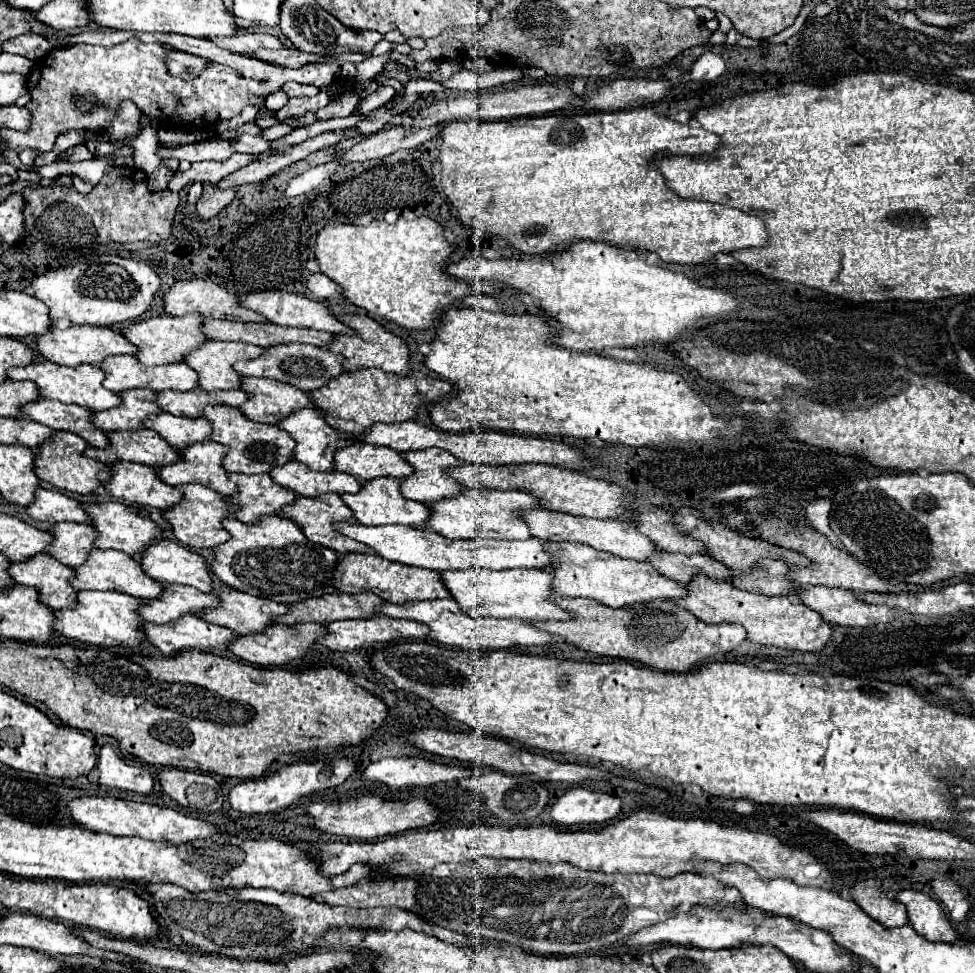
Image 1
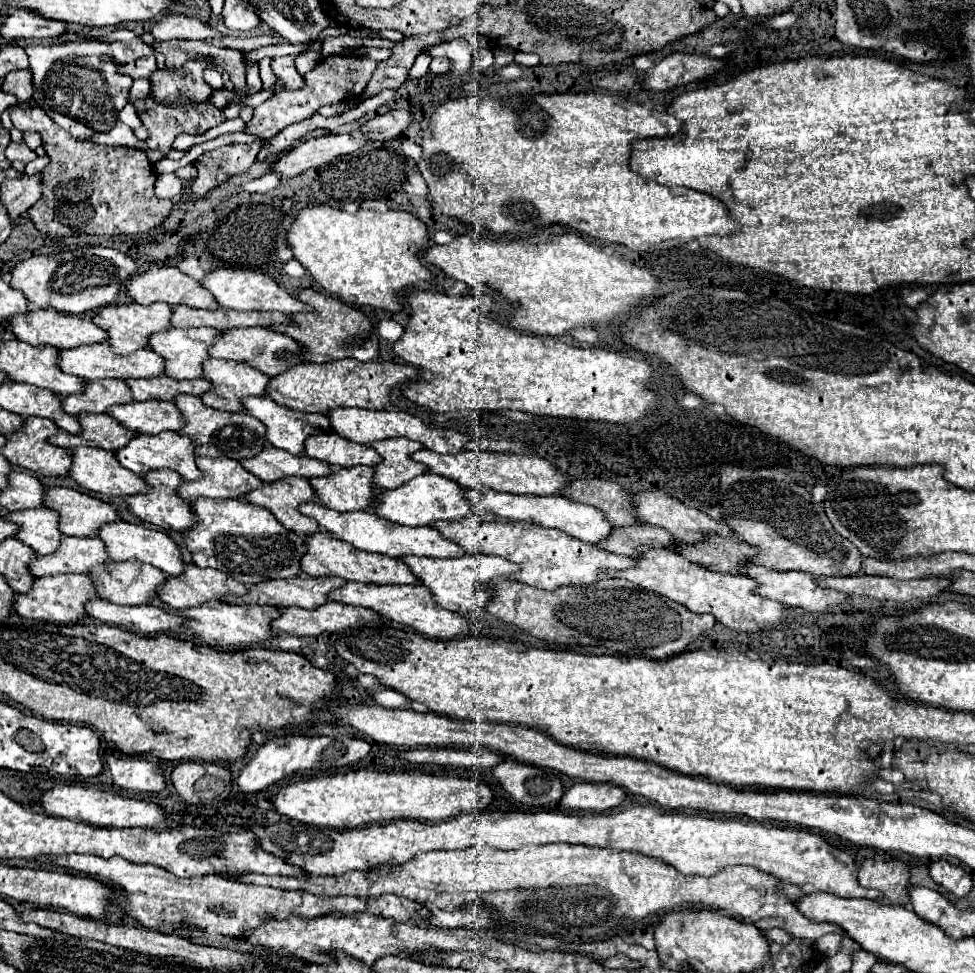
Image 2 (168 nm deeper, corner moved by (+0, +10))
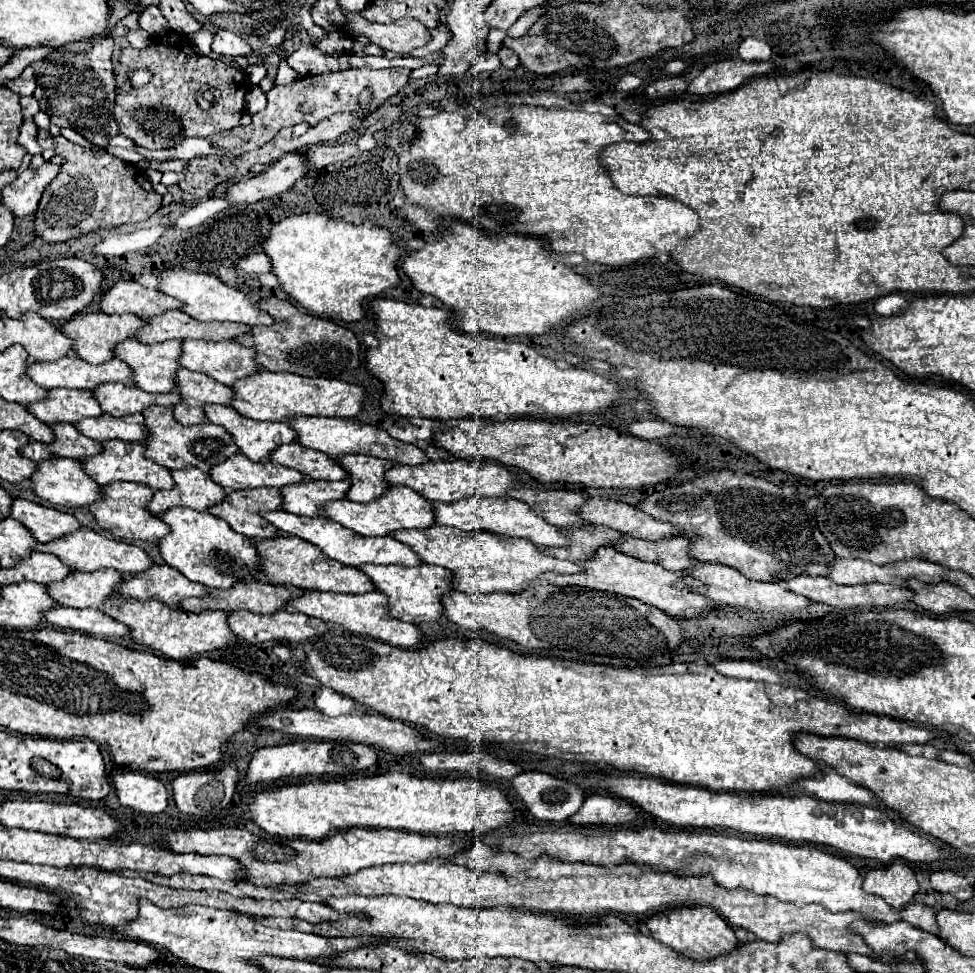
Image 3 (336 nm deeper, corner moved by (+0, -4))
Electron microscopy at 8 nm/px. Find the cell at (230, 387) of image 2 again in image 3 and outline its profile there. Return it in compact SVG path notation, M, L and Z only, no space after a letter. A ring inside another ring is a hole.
M182 368L178 372L178 392L182 394L182 402L172 408L178 422L186 426L206 424L206 412L202 408L206 404L232 404L234 390L230 386L214 382L214 378L202 372L190 372Z

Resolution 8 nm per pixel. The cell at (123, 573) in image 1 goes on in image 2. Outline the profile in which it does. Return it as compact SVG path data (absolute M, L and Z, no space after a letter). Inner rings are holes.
M62 536L56 552L46 556L36 556L30 560L28 570L34 576L50 574L86 574L96 564L106 562L106 548L98 538L76 538Z

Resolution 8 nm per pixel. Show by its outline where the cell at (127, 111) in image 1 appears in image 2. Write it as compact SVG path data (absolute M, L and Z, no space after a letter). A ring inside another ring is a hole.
M80 56L80 58L62 58L56 60L44 76L42 90L46 94L46 104L64 116L70 116L96 132L108 132L114 128L120 110L128 102L128 92L132 86L132 78L128 74L118 72L116 62L100 56Z

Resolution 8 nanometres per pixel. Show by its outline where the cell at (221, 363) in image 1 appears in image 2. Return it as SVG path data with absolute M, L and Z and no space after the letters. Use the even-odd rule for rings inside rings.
M168 328L148 338L148 348L164 358L164 374L174 380L194 380L202 376L202 362L208 358L206 346L218 336L218 330L210 328Z

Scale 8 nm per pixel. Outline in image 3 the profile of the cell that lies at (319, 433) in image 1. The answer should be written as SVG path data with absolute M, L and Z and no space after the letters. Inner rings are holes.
M206 404L204 412L212 424L224 426L234 436L240 452L254 462L270 460L274 448L298 442L294 428L286 422L258 422L238 414L232 406L218 404Z

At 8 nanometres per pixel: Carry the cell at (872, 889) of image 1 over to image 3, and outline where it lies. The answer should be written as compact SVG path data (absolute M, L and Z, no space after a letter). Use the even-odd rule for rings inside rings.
M896 860L882 870L870 870L862 888L868 894L882 896L892 908L904 908L918 892L918 882L910 866L904 860Z

